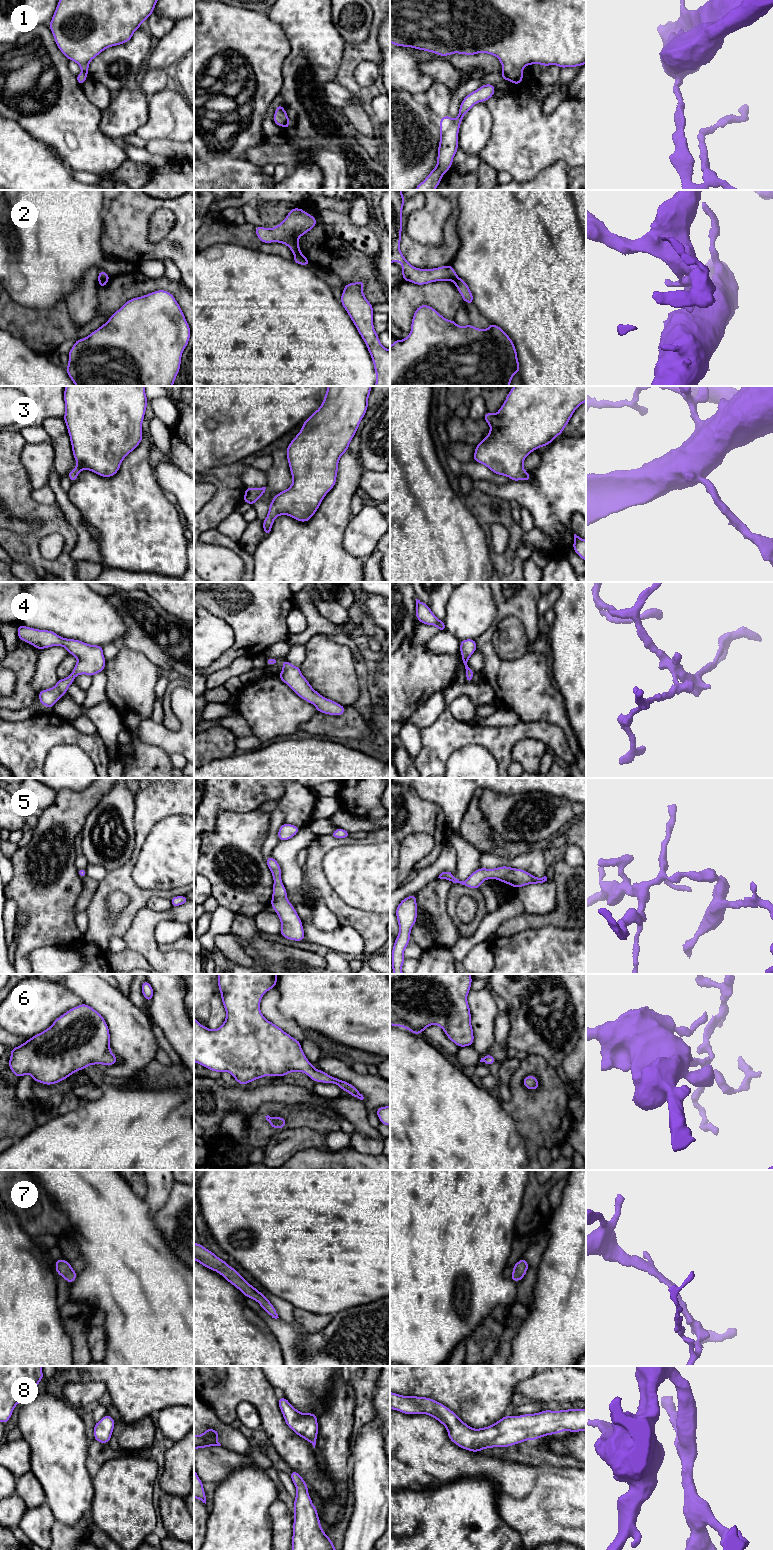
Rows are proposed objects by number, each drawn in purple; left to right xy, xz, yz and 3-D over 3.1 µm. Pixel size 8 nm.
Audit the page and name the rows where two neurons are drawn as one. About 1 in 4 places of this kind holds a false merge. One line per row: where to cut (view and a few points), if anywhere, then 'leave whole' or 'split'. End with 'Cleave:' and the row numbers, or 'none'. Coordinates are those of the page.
1: no cut | leave whole
2: xz (301, 253), (295, 255) | split
3: no cut | leave whole
4: no cut | leave whole
5: no cut | leave whole
6: no cut | leave whole
7: no cut | leave whole
8: no cut | leave whole
Cleave: 2

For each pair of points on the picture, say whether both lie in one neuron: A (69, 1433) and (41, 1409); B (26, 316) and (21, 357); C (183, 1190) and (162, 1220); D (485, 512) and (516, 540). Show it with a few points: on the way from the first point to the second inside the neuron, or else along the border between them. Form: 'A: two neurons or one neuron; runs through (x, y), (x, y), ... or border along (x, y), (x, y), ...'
A: one neuron; runs through (62, 1430), (48, 1416)
B: two neurons; border along (10, 332), (20, 338), (35, 352)
C: one neuron; runs through (183, 1197), (169, 1213)
D: one neuron; runs through (495, 516), (501, 516), (515, 530)

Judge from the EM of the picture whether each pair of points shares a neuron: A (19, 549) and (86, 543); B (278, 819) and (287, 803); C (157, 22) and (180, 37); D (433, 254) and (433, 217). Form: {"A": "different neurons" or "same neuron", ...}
{"A": "different neurons", "B": "different neurons", "C": "different neurons", "D": "different neurons"}

